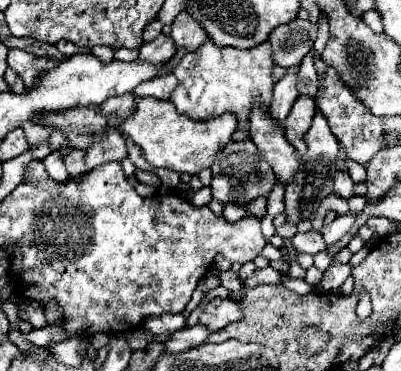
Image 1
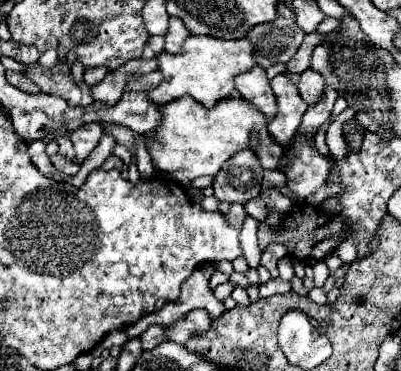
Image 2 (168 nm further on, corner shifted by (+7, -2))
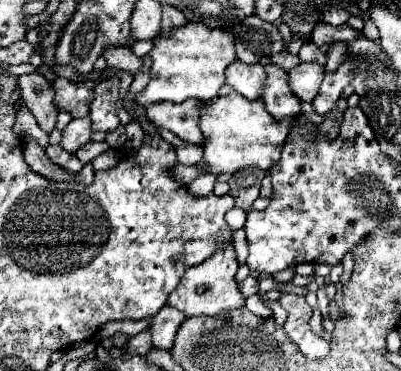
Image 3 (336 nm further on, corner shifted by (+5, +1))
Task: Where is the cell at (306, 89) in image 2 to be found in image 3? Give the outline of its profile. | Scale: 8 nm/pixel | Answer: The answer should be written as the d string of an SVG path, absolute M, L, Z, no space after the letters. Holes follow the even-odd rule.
M301 62L299 68L293 68L289 72L289 86L293 94L303 100L311 102L315 98L315 92L319 90L319 84L325 76L325 70L317 62ZM293 76L293 78L291 78Z

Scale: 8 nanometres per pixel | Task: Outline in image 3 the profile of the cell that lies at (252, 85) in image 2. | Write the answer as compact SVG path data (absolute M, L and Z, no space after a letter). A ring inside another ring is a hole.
M235 60L225 74L227 84L233 86L233 90L239 90L245 98L261 98L267 86L267 74L261 64L245 64L241 60Z

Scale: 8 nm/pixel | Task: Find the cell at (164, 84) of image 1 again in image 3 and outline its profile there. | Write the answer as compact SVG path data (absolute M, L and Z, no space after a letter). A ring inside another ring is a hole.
M109 48L107 52L103 52L103 58L107 60L109 68L129 72L131 76L137 76L139 72L143 72L143 60L135 56L129 48Z

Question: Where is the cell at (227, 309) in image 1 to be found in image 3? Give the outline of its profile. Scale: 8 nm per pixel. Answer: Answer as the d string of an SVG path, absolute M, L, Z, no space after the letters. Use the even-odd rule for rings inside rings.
M163 306L151 320L151 334L153 334L153 346L155 348L165 348L171 350L175 334L179 330L179 326L187 320L187 316L183 312L179 312L177 308L171 306Z

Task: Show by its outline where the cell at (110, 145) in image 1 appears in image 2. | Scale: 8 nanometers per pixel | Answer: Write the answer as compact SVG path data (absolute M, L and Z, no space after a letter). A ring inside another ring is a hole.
M87 123L85 127L79 127L77 131L69 133L69 139L73 141L79 161L83 161L93 151L93 147L99 143L101 135L103 135L103 129L99 123Z

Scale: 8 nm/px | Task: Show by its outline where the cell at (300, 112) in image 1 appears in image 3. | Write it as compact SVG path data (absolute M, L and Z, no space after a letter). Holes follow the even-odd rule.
M267 64L267 88L263 92L263 102L267 112L277 120L293 120L301 114L301 100L291 92L287 84L287 72L277 64Z

